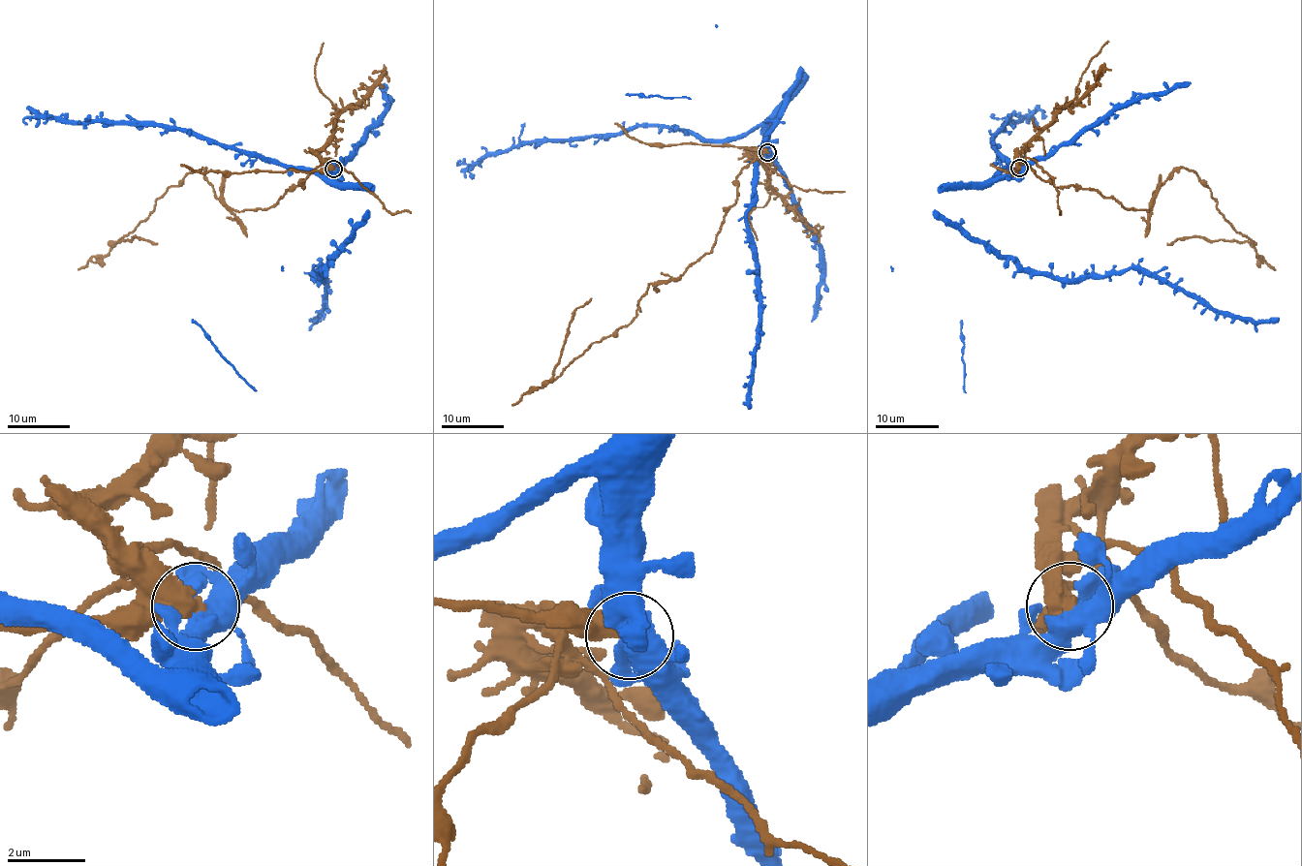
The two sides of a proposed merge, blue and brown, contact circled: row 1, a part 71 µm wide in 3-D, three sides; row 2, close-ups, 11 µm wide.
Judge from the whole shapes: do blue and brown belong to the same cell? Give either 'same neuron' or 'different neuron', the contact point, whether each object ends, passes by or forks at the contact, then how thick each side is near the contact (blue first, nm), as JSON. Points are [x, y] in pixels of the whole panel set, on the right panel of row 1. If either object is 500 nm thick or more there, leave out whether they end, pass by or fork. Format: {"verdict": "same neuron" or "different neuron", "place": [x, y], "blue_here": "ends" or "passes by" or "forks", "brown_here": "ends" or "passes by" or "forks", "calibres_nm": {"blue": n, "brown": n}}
{"verdict": "different neuron", "place": [1019, 168], "calibres_nm": {"blue": 600, "brown": 500}}

